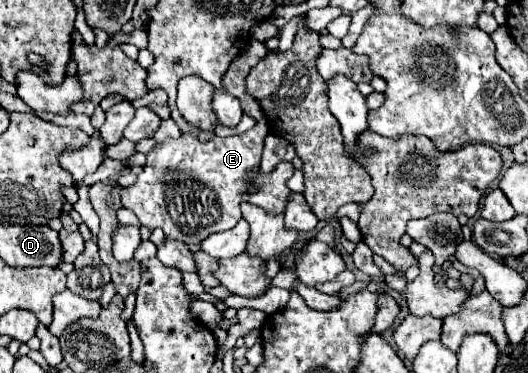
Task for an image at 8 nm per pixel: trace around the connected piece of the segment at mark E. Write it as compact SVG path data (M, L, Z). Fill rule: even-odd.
M265 119L257 121L253 129L239 133L239 135L229 135L229 137L213 137L209 141L199 141L195 135L181 135L179 139L167 139L159 145L155 145L147 153L147 161L143 165L143 171L137 175L137 181L131 187L121 189L121 205L131 209L139 223L149 227L149 229L163 229L163 233L171 239L179 239L183 243L201 243L207 235L227 231L235 227L241 219L239 205L243 197L259 207L263 207L271 215L281 215L287 205L287 195L291 193L285 187L285 181L293 175L293 165L291 163L279 163L275 173L259 173L253 169L259 169L261 163L261 151L263 151L263 139L269 133ZM257 185L257 193L241 193L245 187Z

